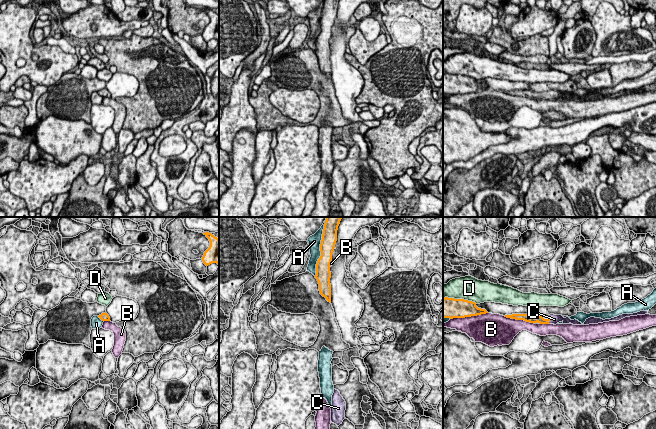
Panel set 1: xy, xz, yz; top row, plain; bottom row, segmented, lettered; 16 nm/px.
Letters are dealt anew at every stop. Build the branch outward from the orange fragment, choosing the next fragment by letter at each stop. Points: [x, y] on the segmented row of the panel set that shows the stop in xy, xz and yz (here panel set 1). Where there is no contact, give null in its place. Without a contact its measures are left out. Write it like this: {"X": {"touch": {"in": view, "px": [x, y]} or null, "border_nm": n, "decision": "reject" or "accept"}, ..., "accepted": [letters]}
{"A": {"touch": {"in": "xz", "px": [320, 248]}, "border_nm": 900, "decision": "reject"}, "B": {"touch": {"in": "yz", "px": [468, 316]}, "border_nm": 600, "decision": "reject"}, "C": {"touch": {"in": "yz", "px": [547, 319]}, "border_nm": 170, "decision": "accept"}, "D": {"touch": {"in": "yz", "px": [460, 299]}, "border_nm": 550, "decision": "reject"}, "accepted": ["C"]}

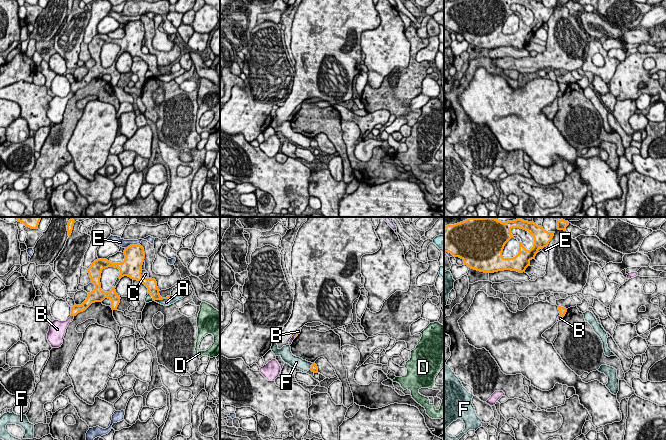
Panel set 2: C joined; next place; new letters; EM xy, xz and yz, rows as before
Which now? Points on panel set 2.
{"A": {"touch": {"in": "xy", "px": [162, 299]}, "border_nm": 280, "decision": "reject"}, "B": {"touch": {"in": "xy", "px": [72, 315]}, "border_nm": 50, "decision": "reject"}, "C": {"touch": {"in": "xy", "px": [141, 276]}, "border_nm": 190, "decision": "reject"}, "D": {"touch": {"in": "xy", "px": [151, 295]}, "border_nm": 150, "decision": "reject"}, "E": {"touch": {"in": "xy", "px": [132, 245]}, "border_nm": 260, "decision": "reject"}, "F": {"touch": {"in": "xz", "px": [311, 366]}, "border_nm": 130, "decision": "reject"}, "accepted": []}

